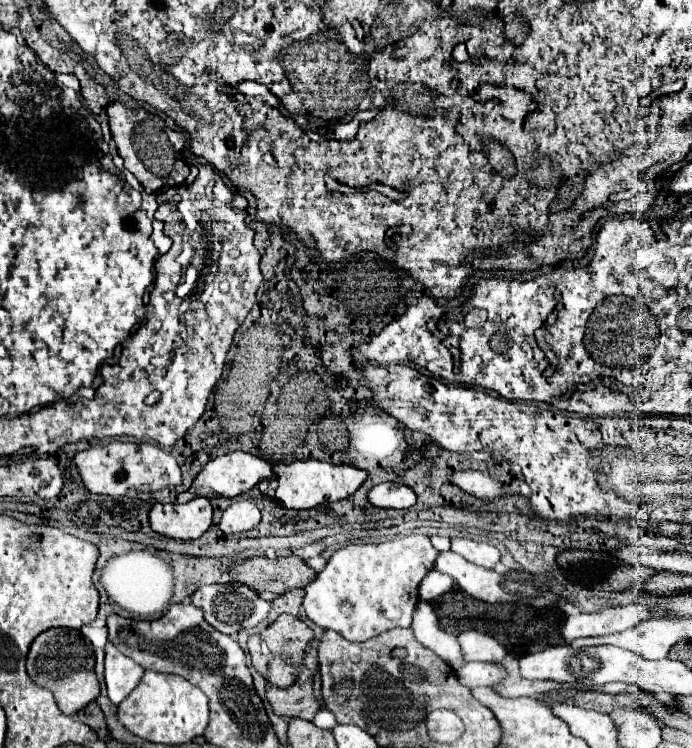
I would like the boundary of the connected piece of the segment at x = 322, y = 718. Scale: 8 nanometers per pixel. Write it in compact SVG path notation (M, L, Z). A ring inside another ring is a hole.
M322 708L320 710L320 714L316 716L316 720L312 720L316 726L320 726L320 728L328 728L328 730L332 730L334 726L338 726L338 720L336 720L336 716L328 710L328 708Z

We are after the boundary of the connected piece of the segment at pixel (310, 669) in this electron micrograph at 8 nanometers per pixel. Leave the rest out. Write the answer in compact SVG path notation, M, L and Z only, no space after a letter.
M306 654L302 674L298 674L298 680L294 682L294 686L290 686L290 690L288 688L280 690L270 684L266 686L268 702L272 704L278 716L288 716L288 718L294 716L294 718L312 720L318 714L320 702L316 700L312 690L316 672L318 672L318 660L312 654Z

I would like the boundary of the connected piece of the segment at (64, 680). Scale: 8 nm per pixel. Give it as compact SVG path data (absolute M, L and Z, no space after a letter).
M70 628L46 630L44 634L40 634L30 646L26 658L26 672L38 686L54 694L56 704L68 716L74 716L78 710L86 708L100 694L100 684L94 674L92 646L90 642L86 642L86 638L80 632Z

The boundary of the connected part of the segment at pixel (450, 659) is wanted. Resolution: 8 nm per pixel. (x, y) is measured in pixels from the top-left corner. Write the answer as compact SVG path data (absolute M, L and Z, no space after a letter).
M420 600L414 610L412 630L418 642L422 642L426 648L430 648L434 654L438 654L450 668L460 670L464 664L462 650L458 646L456 636L442 632L438 624L438 617L434 607L429 602Z

